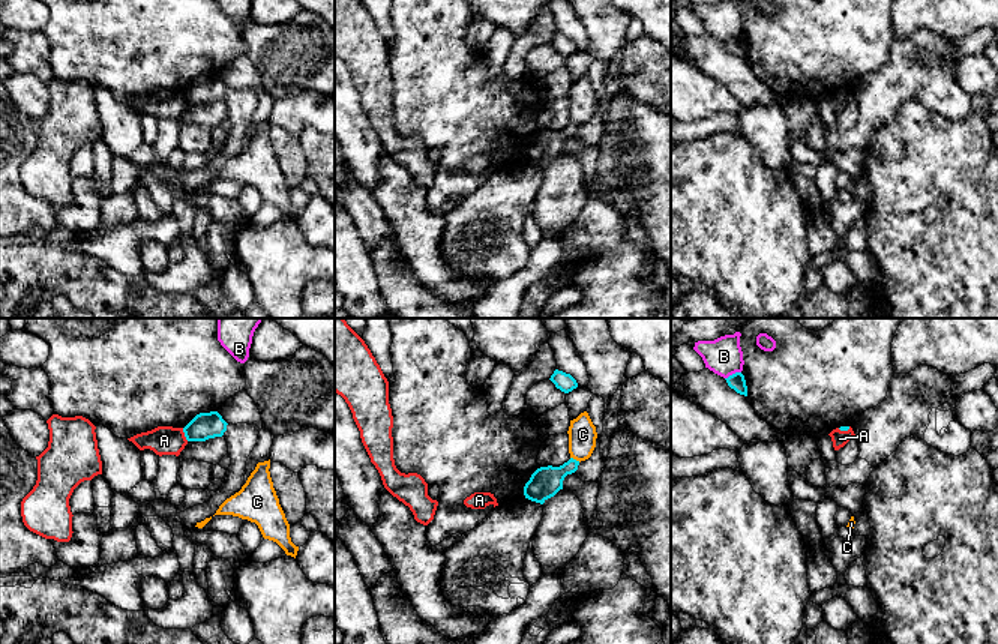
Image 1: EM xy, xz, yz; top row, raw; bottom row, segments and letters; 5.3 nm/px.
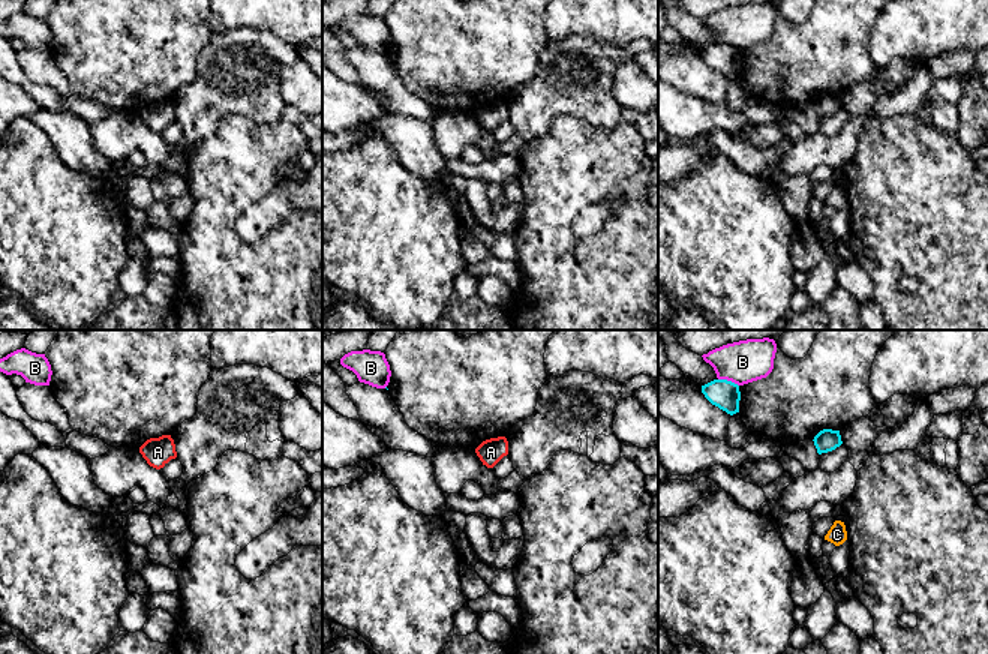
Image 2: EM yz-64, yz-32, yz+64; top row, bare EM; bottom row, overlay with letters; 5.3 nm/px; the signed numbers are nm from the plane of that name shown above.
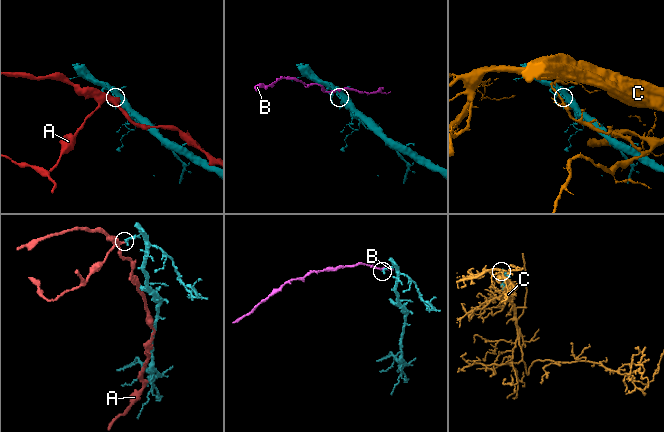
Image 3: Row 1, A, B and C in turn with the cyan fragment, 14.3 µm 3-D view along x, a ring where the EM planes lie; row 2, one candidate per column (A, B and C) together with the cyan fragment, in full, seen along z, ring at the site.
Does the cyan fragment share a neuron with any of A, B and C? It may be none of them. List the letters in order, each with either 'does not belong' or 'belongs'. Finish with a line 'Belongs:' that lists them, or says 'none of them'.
A: does not belong
B: does not belong
C: does not belong
Belongs: none of them

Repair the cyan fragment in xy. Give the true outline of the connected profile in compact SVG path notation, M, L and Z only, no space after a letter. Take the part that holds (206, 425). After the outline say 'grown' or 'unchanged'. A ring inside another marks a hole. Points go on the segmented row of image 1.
M218 411L200 413L183 428L183 432L188 441L206 441L222 437L227 425Z; unchanged

